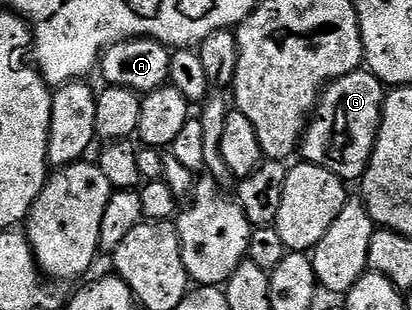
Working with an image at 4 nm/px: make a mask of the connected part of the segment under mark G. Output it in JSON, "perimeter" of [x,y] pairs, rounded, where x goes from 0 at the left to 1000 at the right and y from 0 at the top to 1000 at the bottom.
{"perimeter":[[[896,229],[847,235],[801,265],[782,290],[760,368],[733,432],[728,506],[735,523],[806,552],[842,590],[867,587],[903,513],[917,413],[927,394],[932,277]]]}

